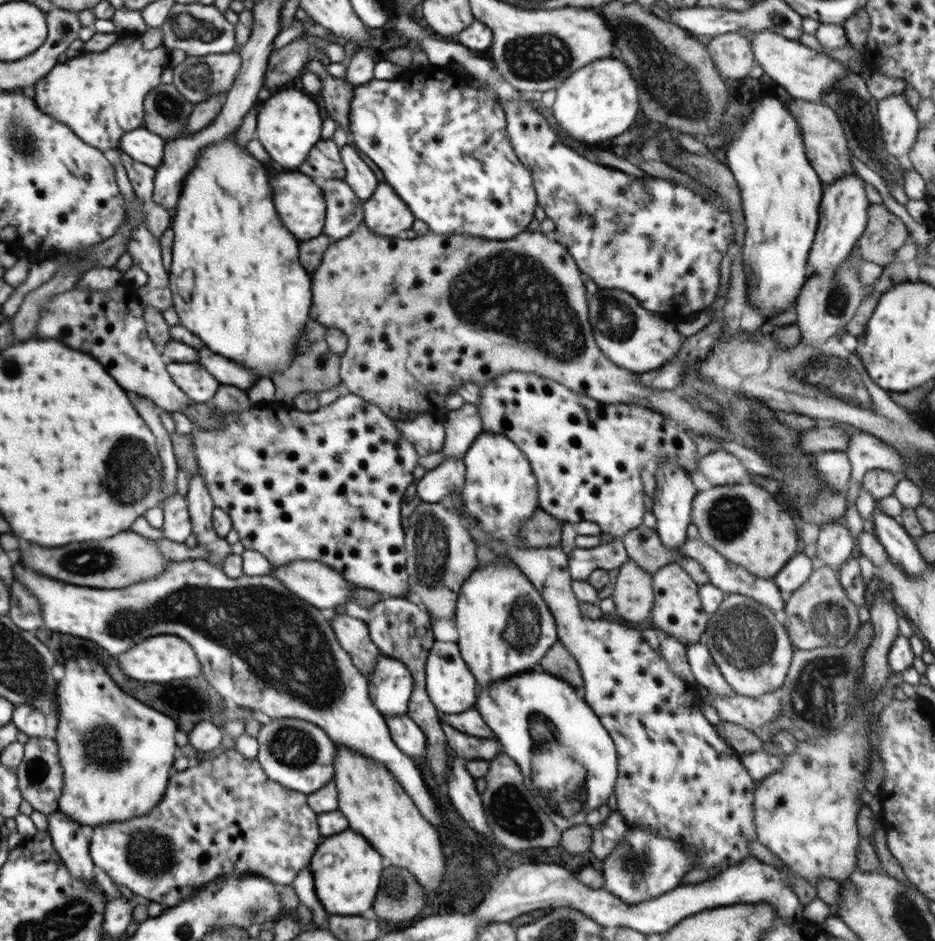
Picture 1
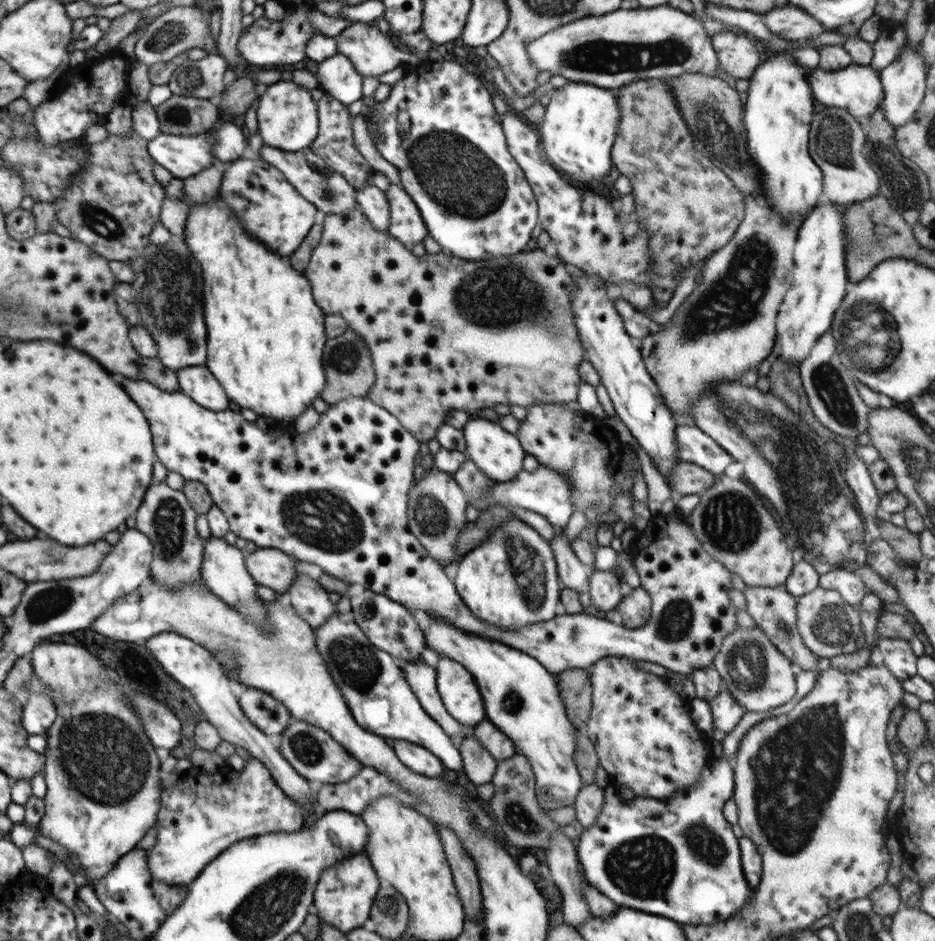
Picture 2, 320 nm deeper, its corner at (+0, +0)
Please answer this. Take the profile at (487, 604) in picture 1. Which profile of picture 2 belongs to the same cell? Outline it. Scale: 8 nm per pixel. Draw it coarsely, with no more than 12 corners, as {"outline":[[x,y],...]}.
{"outline":[[508,519],[454,586],[507,631],[561,612],[551,543]]}

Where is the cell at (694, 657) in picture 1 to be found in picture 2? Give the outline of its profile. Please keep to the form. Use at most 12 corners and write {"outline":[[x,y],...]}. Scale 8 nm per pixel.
{"outline":[[725,687],[709,701],[715,728],[726,735],[746,712]]}

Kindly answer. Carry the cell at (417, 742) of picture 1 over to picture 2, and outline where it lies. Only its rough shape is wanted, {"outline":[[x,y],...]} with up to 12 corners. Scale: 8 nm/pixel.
{"outline":[[395,739],[398,760],[416,774],[444,778],[445,766],[427,748]]}

